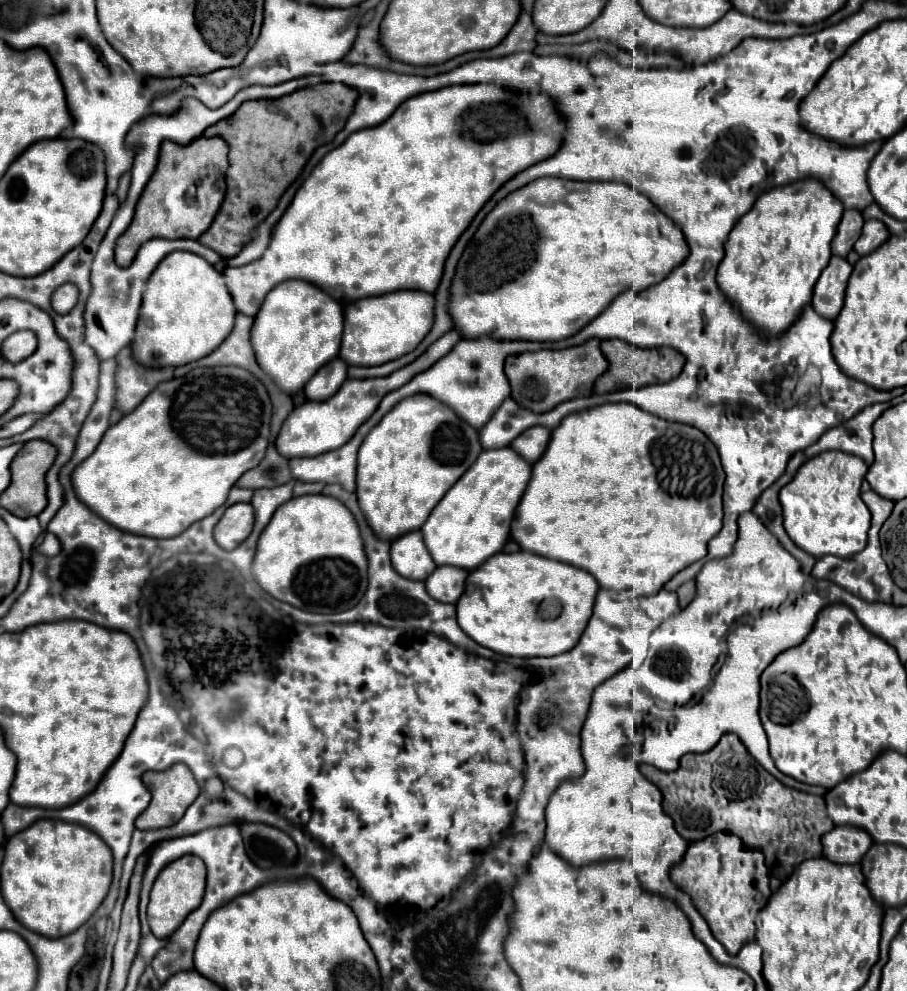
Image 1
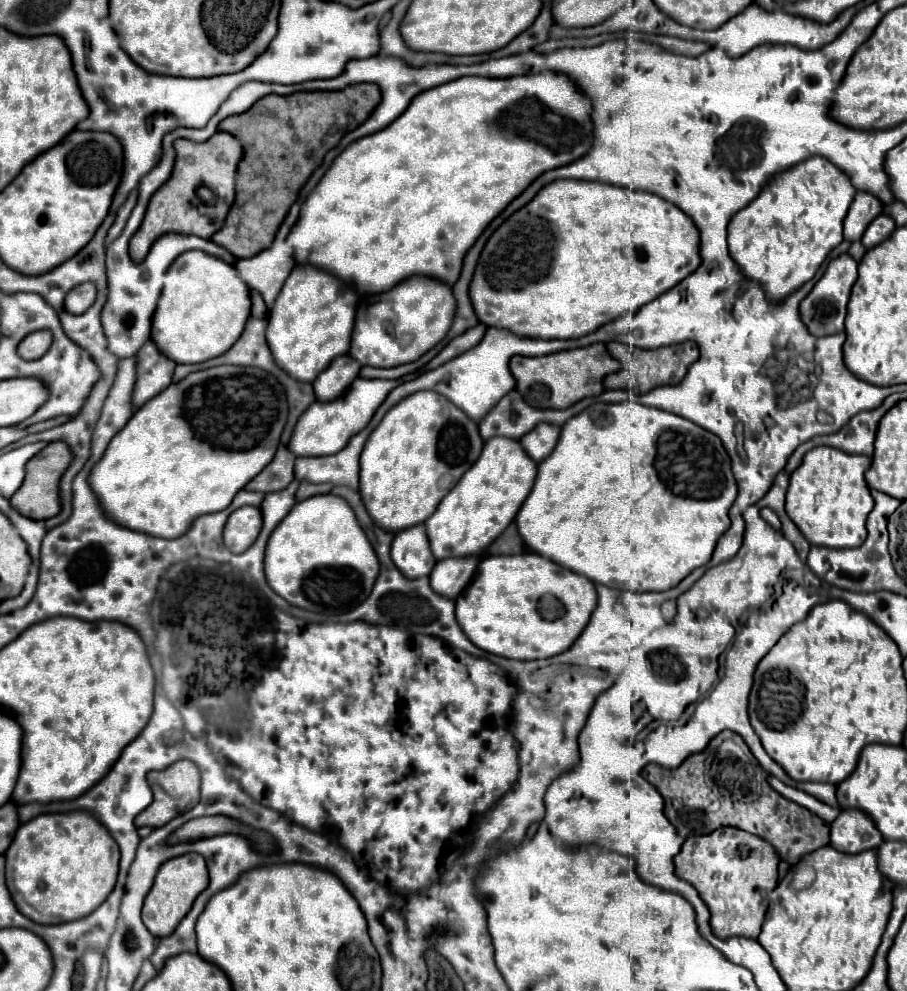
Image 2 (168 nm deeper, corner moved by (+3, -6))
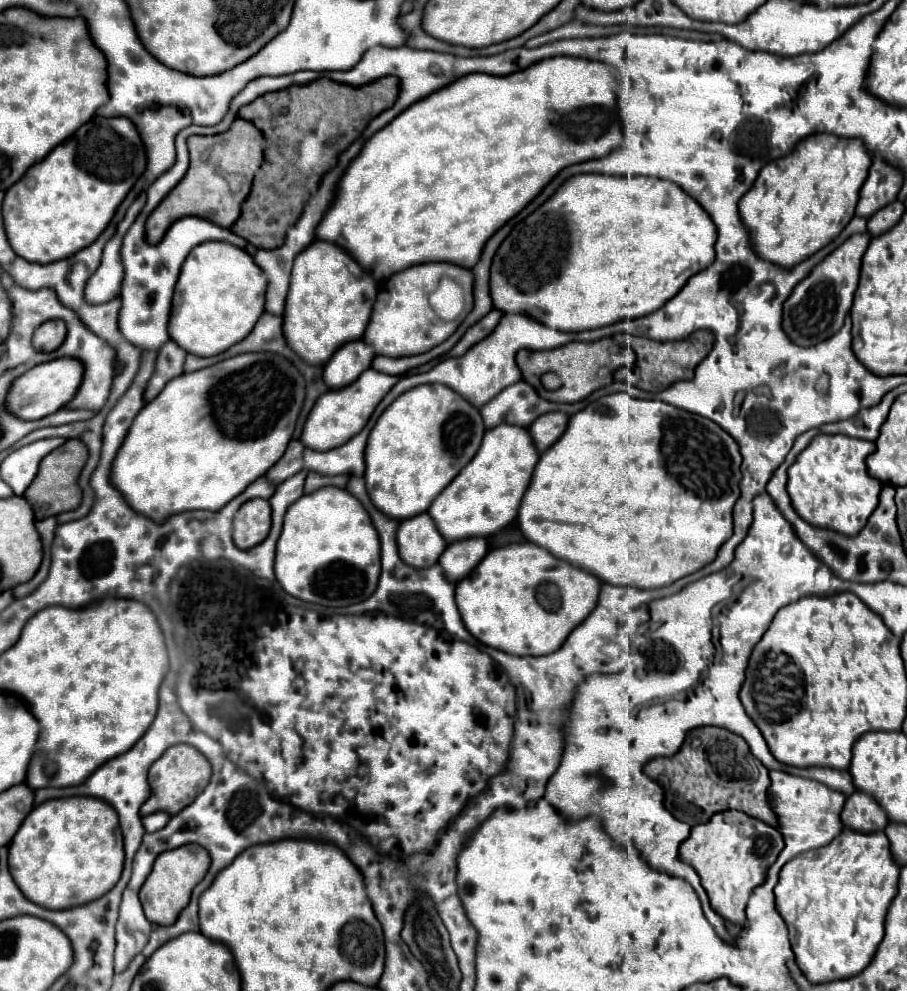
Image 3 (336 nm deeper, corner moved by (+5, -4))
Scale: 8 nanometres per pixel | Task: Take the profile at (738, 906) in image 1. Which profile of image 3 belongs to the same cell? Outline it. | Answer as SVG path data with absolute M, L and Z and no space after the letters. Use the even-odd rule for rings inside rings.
M726 810L714 814L706 824L692 828L690 836L680 846L680 858L698 870L714 910L718 910L724 920L742 926L746 922L750 892L766 880L766 870L774 864L782 848L782 834L774 826L752 818L742 810Z

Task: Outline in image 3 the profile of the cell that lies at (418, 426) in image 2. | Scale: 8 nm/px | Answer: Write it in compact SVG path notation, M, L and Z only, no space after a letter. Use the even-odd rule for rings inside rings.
M422 384L400 394L378 418L370 432L366 446L366 490L386 516L406 520L430 508L434 498L454 480L454 476L474 458L484 436L484 422L480 410L444 384Z

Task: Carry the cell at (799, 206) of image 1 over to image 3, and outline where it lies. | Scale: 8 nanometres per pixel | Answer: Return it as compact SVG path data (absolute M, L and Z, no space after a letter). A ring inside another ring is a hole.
M826 132L804 138L798 142L794 152L768 162L740 202L742 220L754 234L754 246L758 246L758 254L762 254L762 258L770 258L770 262L778 262L778 266L794 266L834 240L854 218L860 188L868 176L870 164L872 158L860 138L840 138Z

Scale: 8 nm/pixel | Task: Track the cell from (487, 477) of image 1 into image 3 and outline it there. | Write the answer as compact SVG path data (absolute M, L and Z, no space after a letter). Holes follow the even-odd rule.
M502 424L494 430L486 430L476 456L442 490L442 494L438 494L428 510L446 542L450 544L474 536L486 538L498 532L502 526L508 526L518 516L520 500L530 484L538 458L540 452L534 446L528 428Z

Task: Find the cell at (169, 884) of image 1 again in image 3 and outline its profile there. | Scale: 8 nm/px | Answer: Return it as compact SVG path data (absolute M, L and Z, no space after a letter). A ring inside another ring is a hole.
M184 844L180 848L162 852L156 858L150 876L146 878L146 882L140 888L140 902L144 906L146 918L154 924L160 924L160 926L174 924L178 914L186 908L186 904L190 900L192 888L208 872L208 866L210 866L210 856L208 856L206 848L202 848L200 844Z

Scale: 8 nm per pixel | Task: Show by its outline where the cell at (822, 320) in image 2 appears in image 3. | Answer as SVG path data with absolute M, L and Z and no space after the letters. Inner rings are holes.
M852 234L844 244L840 244L834 252L830 252L820 264L814 266L814 270L800 280L790 296L786 298L782 306L782 330L788 334L788 338L798 346L814 346L830 336L834 336L842 324L844 318L852 306L854 292L858 288L860 278L860 266L862 256L868 248L870 234Z

